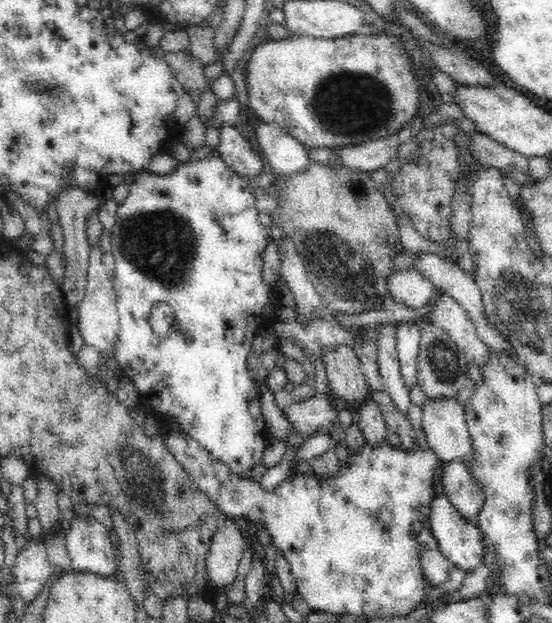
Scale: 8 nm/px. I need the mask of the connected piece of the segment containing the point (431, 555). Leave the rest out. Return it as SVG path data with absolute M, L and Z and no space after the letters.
M426 523L420 531L419 543L420 556L422 556L423 567L428 580L431 581L432 586L437 587L447 580L454 563L442 554L429 523Z

